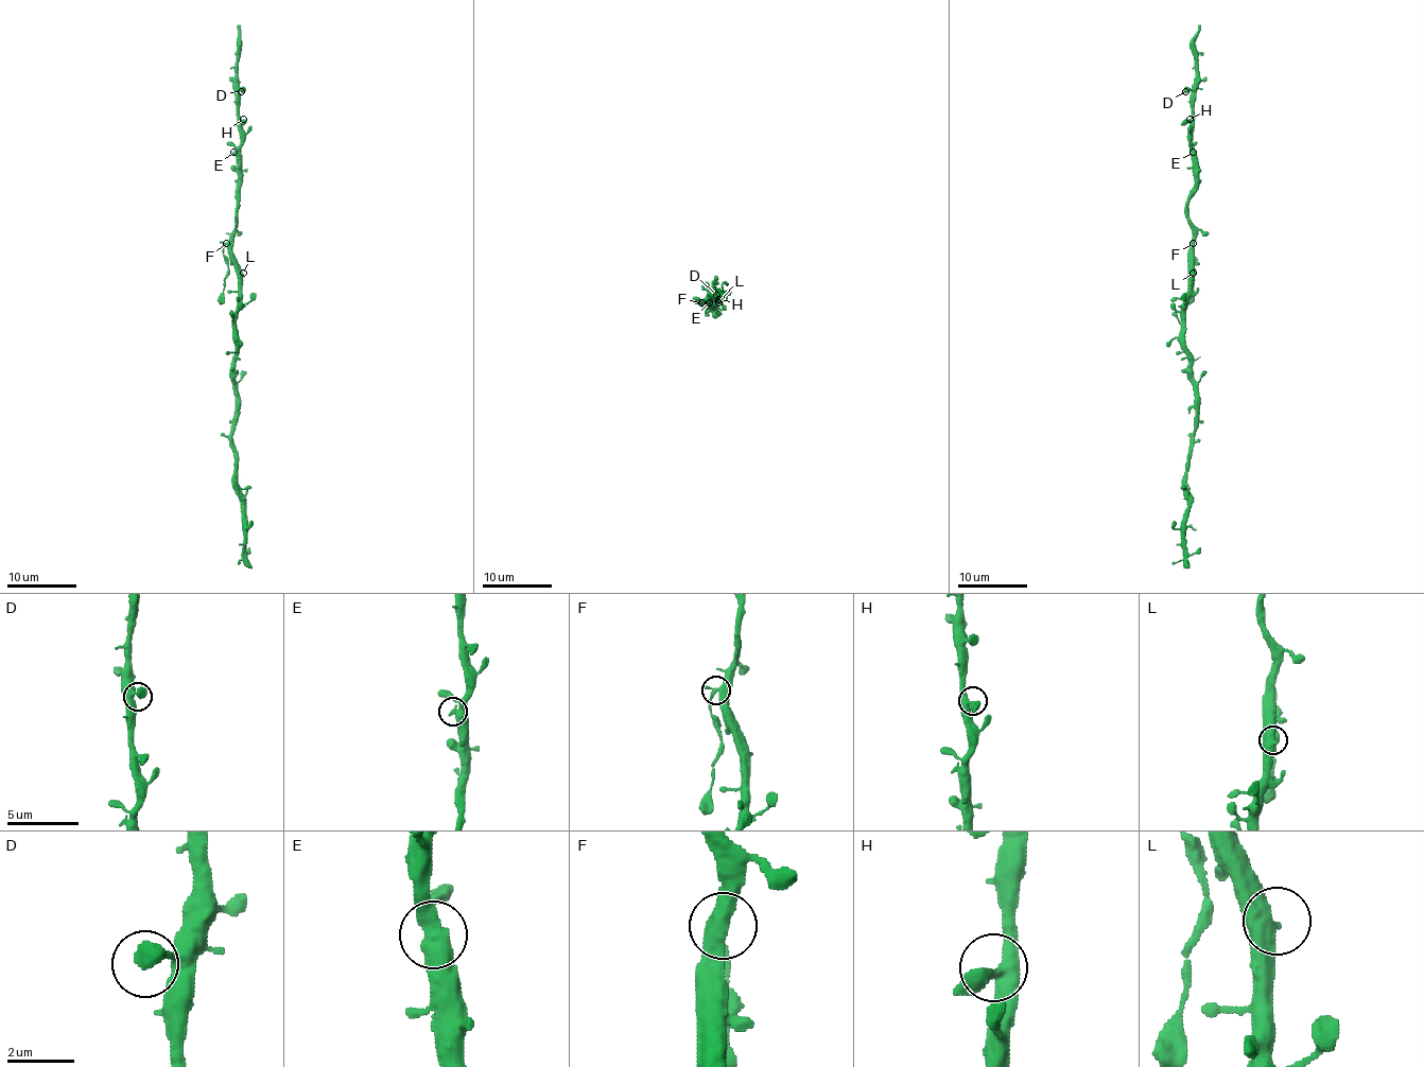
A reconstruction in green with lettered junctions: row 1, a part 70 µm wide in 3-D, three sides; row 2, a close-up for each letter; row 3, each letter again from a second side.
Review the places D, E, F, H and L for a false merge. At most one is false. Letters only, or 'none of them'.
F

